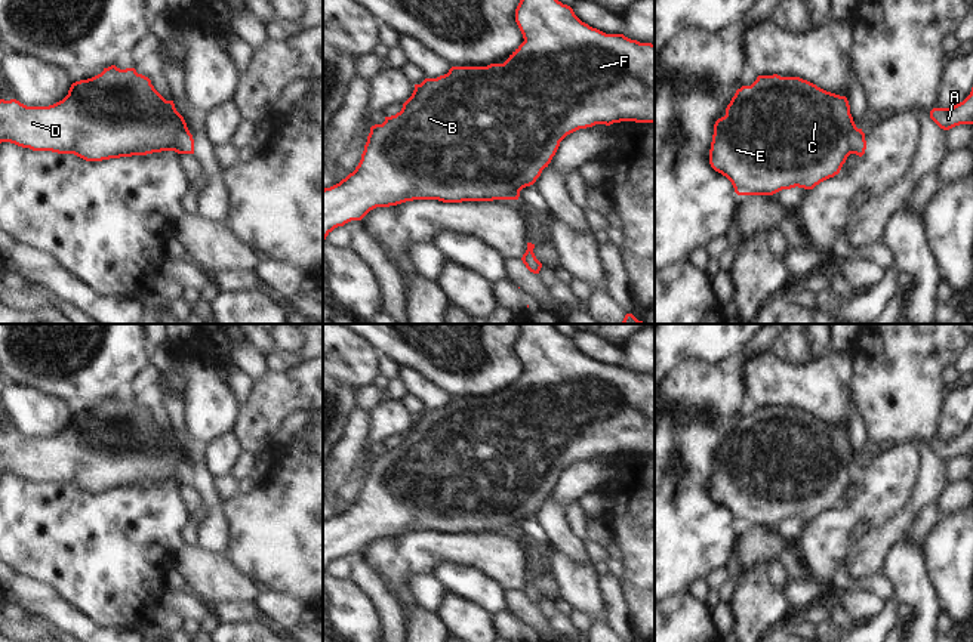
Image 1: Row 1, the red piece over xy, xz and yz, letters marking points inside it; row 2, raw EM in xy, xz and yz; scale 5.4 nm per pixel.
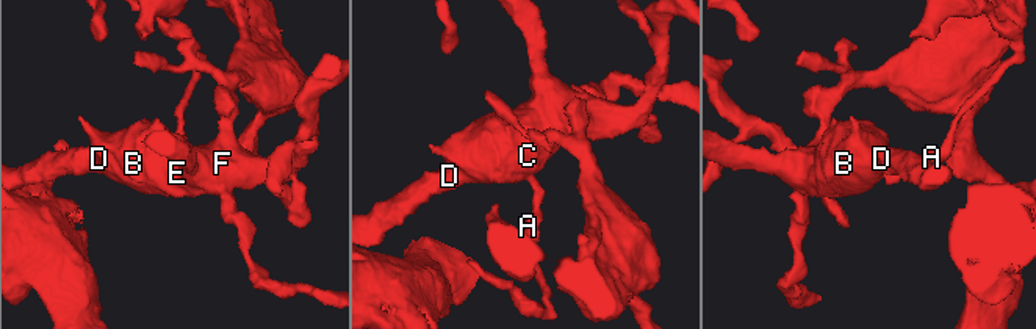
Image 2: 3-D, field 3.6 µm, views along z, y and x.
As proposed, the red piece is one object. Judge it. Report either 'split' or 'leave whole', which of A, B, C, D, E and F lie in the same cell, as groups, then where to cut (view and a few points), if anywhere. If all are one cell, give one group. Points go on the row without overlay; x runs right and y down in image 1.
split; groups A / B C D E F; cut xy (188, 462), (182, 462), (178, 466), (178, 481), (181, 484)

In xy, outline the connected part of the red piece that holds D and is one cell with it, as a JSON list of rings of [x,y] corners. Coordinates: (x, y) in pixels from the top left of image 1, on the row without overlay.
[[[116,396],[104,399],[104,402],[92,410],[80,411],[71,416],[68,426],[49,438],[27,438],[16,430],[4,432],[0,430],[0,475],[10,473],[22,479],[30,479],[33,482],[52,482],[58,485],[74,485],[86,493],[102,493],[110,490],[132,488],[132,487],[147,487],[161,482],[175,482],[181,485],[178,478],[178,466],[181,463],[190,463],[184,448],[176,442],[173,432],[166,432],[151,416],[151,411],[142,405],[138,405],[135,399],[120,401]]]

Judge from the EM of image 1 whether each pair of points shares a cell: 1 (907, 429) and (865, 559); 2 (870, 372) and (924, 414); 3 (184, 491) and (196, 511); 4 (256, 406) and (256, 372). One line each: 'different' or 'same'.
1: different
2: same
3: same
4: different

